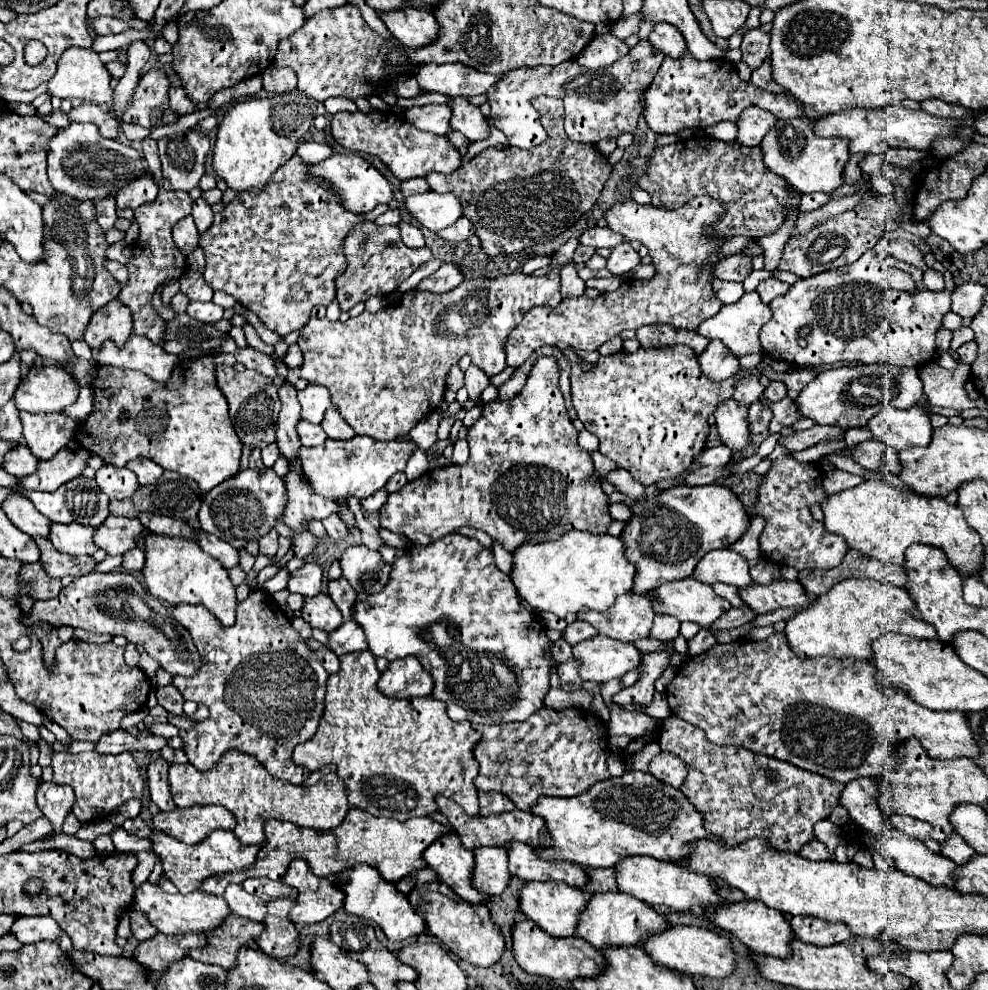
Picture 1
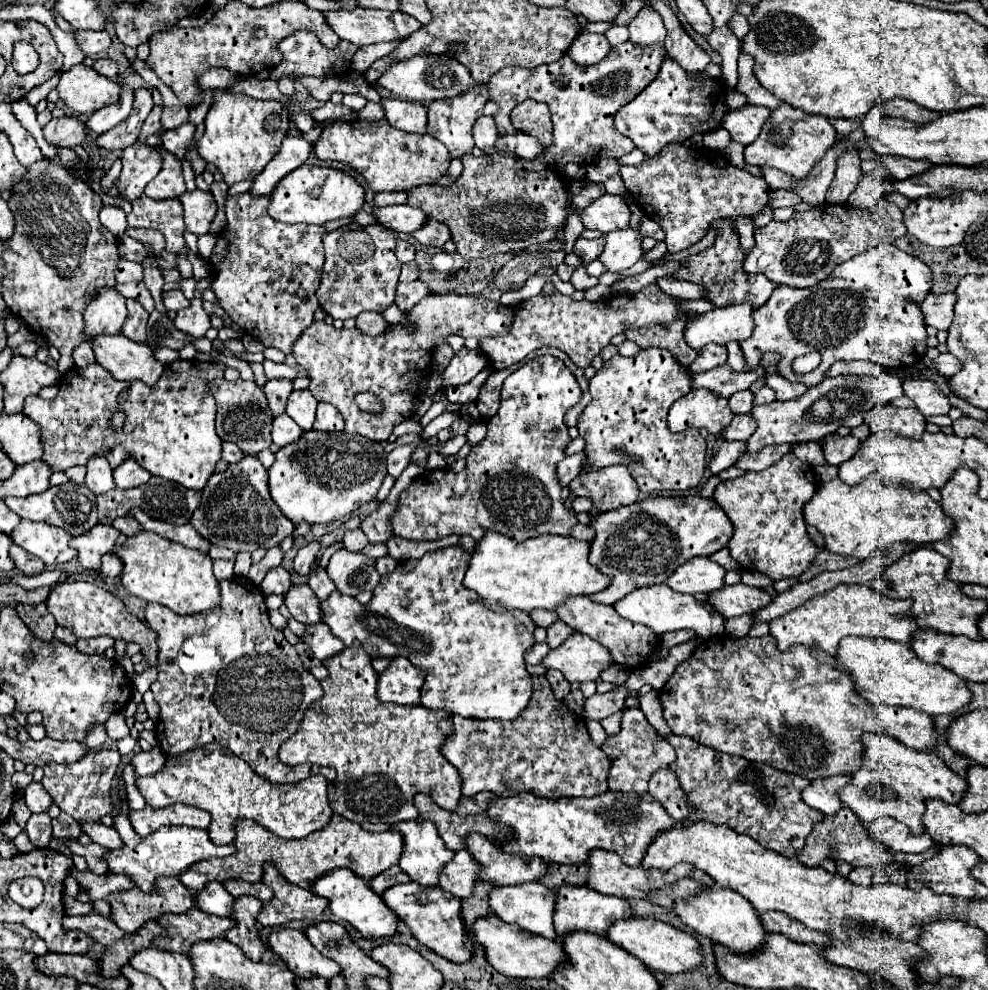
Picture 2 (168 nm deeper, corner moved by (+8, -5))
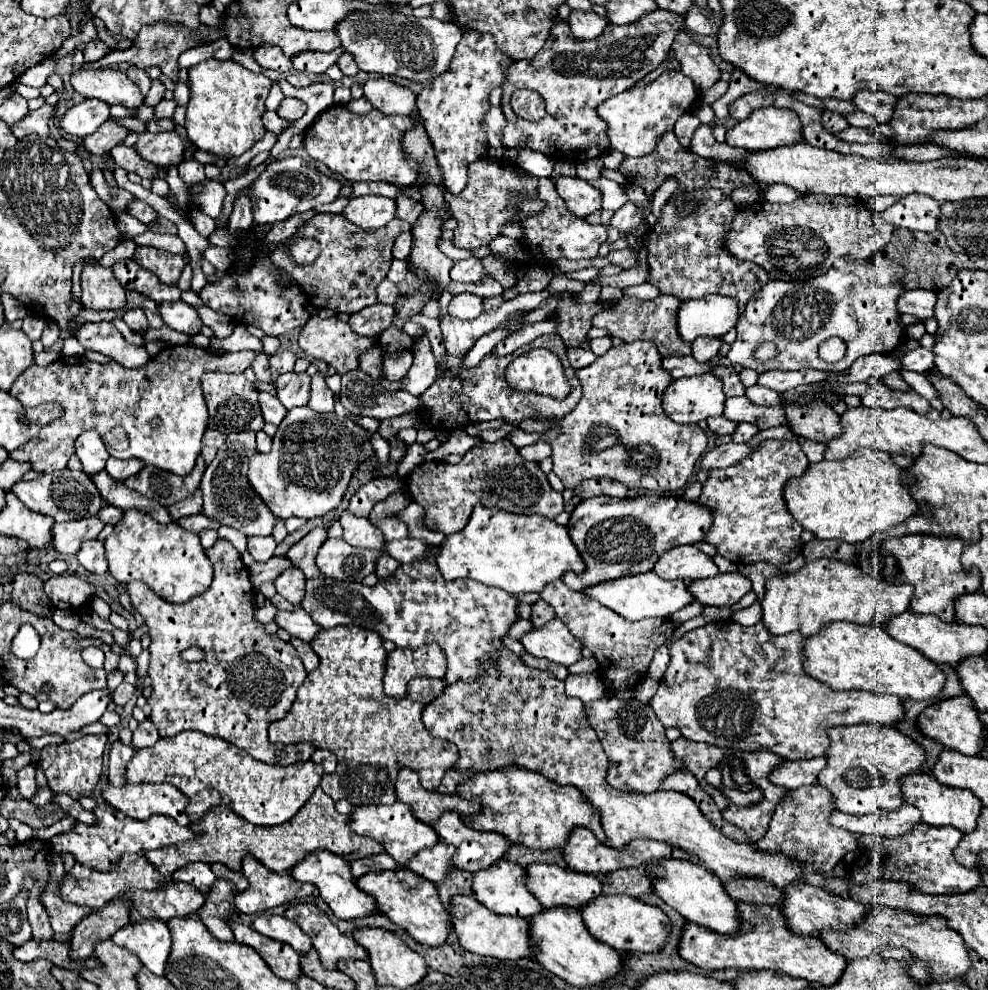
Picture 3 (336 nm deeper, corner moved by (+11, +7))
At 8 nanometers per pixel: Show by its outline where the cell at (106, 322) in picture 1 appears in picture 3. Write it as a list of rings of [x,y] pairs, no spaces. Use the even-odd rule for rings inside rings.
[[[85,265],[81,273],[81,303],[97,311],[123,311],[127,307],[125,289],[109,267]]]

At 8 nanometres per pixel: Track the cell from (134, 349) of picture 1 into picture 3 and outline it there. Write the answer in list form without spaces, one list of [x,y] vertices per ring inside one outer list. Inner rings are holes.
[[[109,321],[85,323],[77,333],[77,341],[85,349],[95,349],[107,355],[109,359],[113,359],[125,369],[143,367],[151,359],[145,347],[135,347],[127,343],[125,337],[115,327],[109,325]]]

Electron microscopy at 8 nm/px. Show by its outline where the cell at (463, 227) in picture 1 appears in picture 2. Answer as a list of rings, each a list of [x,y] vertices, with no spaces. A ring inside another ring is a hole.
[[[426,219],[426,223],[424,223],[418,231],[412,233],[412,237],[414,237],[418,243],[422,243],[422,245],[442,247],[442,245],[450,239],[450,231],[448,231],[442,223],[438,223],[438,221],[434,221],[434,219]]]

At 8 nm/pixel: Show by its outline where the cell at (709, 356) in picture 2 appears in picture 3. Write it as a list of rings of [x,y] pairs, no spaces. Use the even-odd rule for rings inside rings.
[[[699,337],[693,341],[693,357],[697,361],[709,361],[719,353],[721,339],[717,337]]]

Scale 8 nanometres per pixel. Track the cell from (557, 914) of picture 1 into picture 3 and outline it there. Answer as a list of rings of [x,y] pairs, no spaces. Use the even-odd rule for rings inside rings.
[[[501,859],[499,863],[493,863],[491,869],[483,869],[473,875],[473,897],[499,915],[517,915],[523,919],[531,919],[543,911],[541,903],[527,889],[527,871],[507,859]]]

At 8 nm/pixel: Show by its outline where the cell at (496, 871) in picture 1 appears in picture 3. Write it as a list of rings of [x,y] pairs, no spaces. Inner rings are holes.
[[[437,843],[431,849],[419,851],[415,859],[411,859],[409,869],[423,875],[425,879],[433,881],[435,885],[443,883],[451,875],[451,859],[455,855],[455,847],[447,843]]]

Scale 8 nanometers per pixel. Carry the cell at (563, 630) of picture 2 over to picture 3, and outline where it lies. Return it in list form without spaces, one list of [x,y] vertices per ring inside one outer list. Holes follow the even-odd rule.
[[[537,601],[537,603],[533,605],[533,617],[531,617],[533,625],[535,625],[535,627],[543,627],[543,625],[547,625],[551,619],[555,619],[553,607],[547,605],[545,601]]]

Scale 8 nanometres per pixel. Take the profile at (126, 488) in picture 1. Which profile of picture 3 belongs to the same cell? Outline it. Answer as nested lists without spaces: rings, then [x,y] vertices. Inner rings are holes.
[[[85,431],[83,435],[79,435],[79,439],[75,443],[75,451],[83,463],[83,471],[89,477],[93,477],[105,469],[105,461],[109,459],[109,451],[105,449],[101,437],[95,431]]]

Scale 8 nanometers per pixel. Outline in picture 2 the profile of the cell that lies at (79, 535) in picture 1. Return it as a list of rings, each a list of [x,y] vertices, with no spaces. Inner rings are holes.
[[[20,521],[20,525],[10,533],[10,537],[16,545],[42,559],[46,565],[68,563],[76,557],[76,551],[68,545],[72,535],[48,523]]]

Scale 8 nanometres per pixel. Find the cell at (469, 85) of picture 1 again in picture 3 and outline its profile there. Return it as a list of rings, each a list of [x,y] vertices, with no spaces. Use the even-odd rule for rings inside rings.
[[[355,13],[349,15],[339,29],[335,29],[341,37],[341,45],[349,51],[359,69],[375,75],[397,75],[417,83],[431,83],[431,79],[439,77],[449,69],[453,53],[463,37],[459,27],[451,21],[439,21],[433,17],[415,19],[413,15],[387,15],[387,13]]]

